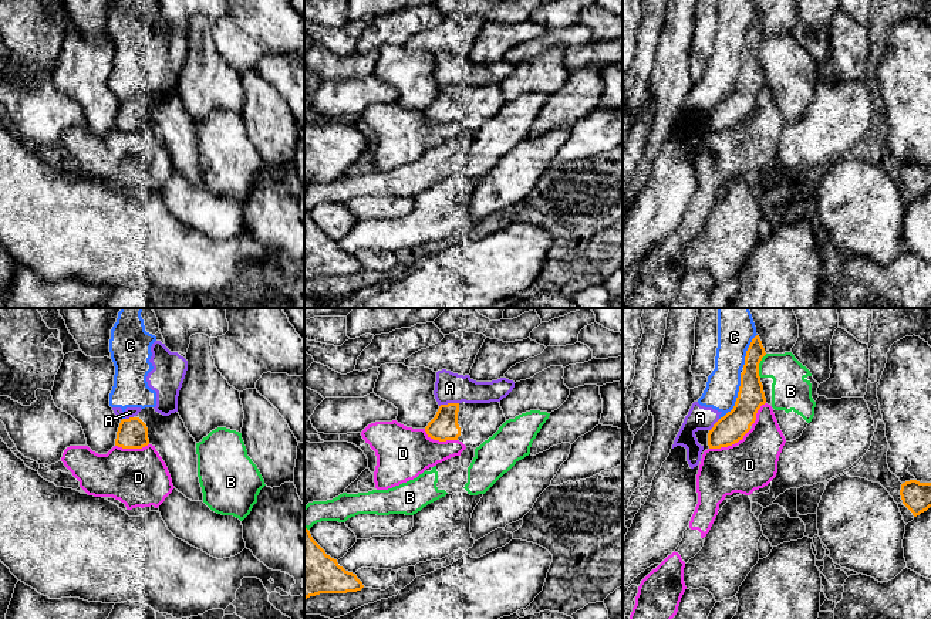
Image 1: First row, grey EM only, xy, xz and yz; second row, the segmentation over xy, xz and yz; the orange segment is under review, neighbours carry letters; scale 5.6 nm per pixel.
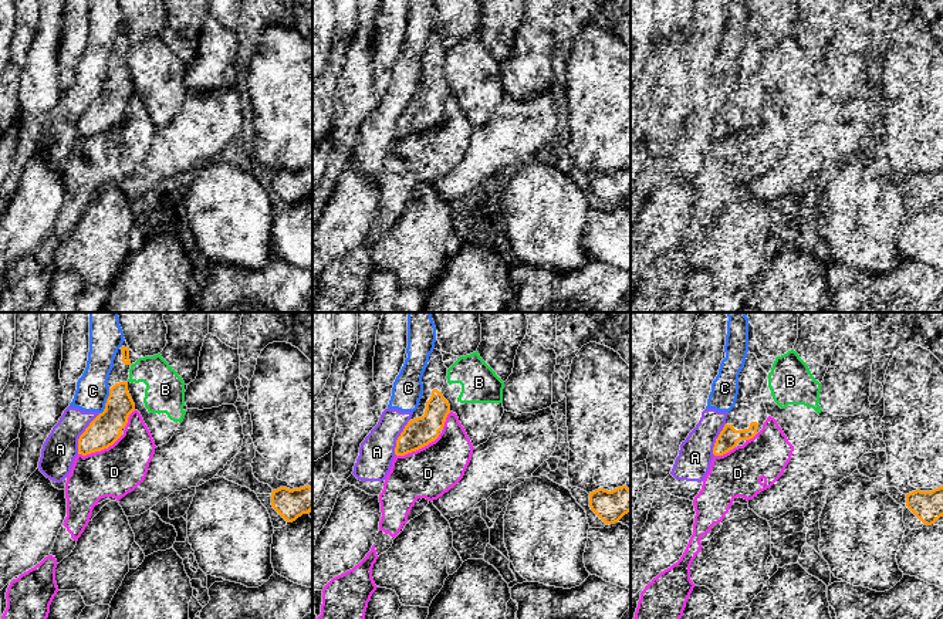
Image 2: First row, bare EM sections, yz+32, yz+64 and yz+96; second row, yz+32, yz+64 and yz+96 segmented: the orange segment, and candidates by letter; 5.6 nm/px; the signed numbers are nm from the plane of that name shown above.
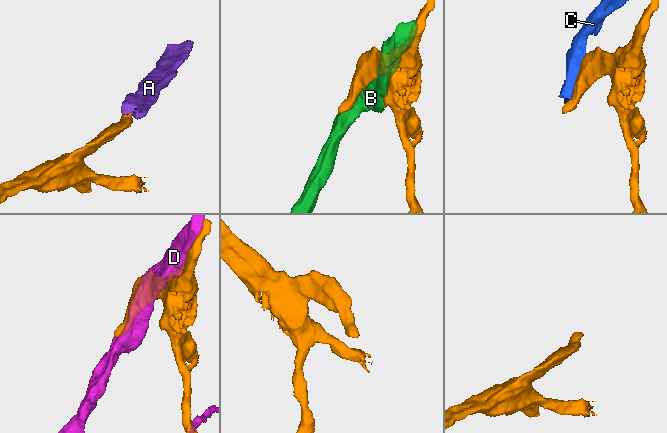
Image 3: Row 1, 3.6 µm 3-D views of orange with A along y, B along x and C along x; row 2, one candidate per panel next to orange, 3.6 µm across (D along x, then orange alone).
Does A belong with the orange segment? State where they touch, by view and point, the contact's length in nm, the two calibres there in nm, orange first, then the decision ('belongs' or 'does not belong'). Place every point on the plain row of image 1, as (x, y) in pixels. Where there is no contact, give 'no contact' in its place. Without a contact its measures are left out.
meets orange in xz at (448, 85); contact 110 nm long; 160 nm thick on the orange side, 180 nm on the other; does not belong

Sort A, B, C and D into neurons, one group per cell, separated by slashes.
A C / B / D

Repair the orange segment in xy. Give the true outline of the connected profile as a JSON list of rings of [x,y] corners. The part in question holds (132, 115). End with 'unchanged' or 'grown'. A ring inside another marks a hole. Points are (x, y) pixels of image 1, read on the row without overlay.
[[[145,89],[136,98],[121,102],[115,128],[142,131],[148,126],[152,126],[165,143],[173,169],[192,183],[203,183],[196,124],[178,94],[163,98],[154,89]]]; grown

